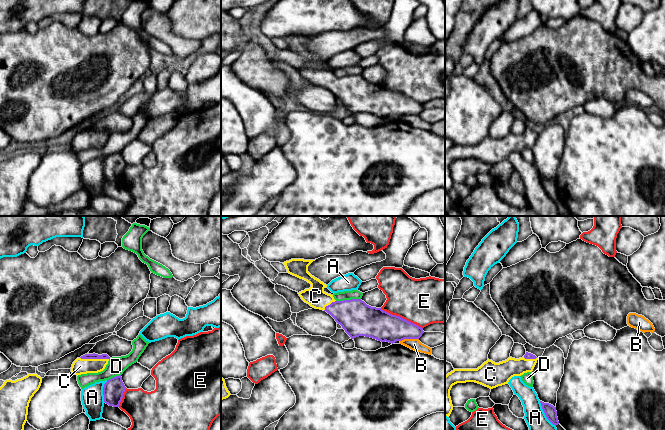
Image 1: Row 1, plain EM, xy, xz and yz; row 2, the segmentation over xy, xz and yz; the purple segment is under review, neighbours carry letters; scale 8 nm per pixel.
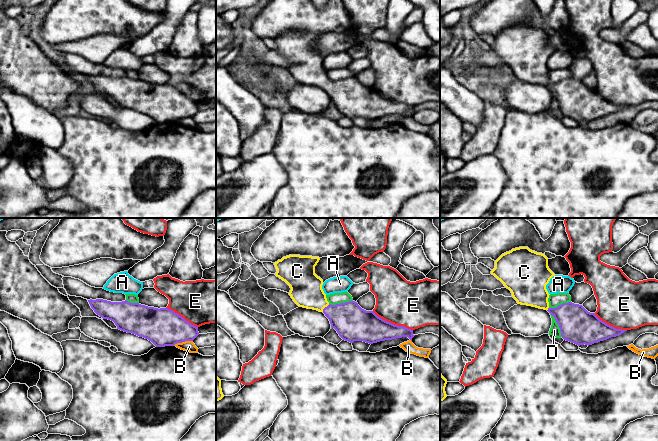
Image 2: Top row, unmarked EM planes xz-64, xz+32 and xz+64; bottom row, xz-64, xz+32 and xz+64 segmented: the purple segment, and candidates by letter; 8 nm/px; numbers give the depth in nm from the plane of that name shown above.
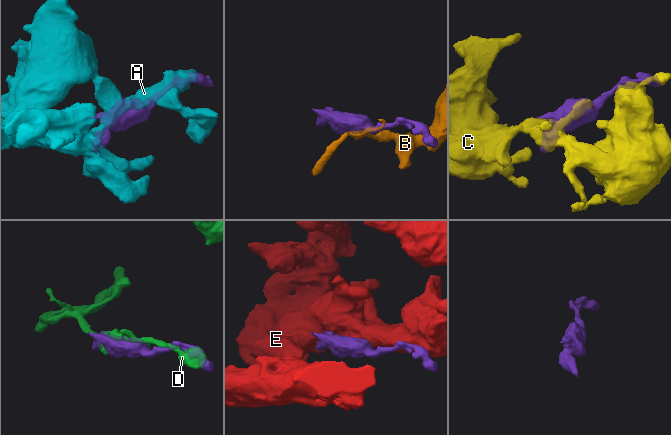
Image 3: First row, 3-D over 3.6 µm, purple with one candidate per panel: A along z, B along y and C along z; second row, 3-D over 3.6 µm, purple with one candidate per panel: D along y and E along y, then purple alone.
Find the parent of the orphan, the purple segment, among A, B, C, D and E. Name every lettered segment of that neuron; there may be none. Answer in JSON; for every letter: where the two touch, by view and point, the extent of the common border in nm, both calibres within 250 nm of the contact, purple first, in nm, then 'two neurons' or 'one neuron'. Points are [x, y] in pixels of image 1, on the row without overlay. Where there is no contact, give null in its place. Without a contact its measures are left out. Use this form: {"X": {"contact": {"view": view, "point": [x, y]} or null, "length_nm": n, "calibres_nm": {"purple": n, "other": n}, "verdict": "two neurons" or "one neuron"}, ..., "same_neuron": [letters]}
{"A": {"contact": {"view": "yz", "point": [545, 190]}, "length_nm": 240, "calibres_nm": {"purple": 100, "other": 170}, "verdict": "two neurons"}, "B": {"contact": {"view": "xz", "point": [409, 114]}, "length_nm": 150, "calibres_nm": {"purple": 240, "other": 100}, "verdict": "two neurons"}, "C": {"contact": {"view": "xy", "point": [94, 134]}, "length_nm": 240, "calibres_nm": {"purple": 50, "other": 130}, "verdict": "one neuron"}, "D": {"contact": {"view": "xz", "point": [348, 76]}, "length_nm": 200, "calibres_nm": {"purple": 280, "other": 80}, "verdict": "two neurons"}, "E": {"contact": {"view": "xz", "point": [400, 93]}, "length_nm": 380, "calibres_nm": {"purple": 240, "other": 380}, "verdict": "two neurons"}, "same_neuron": ["C"]}

